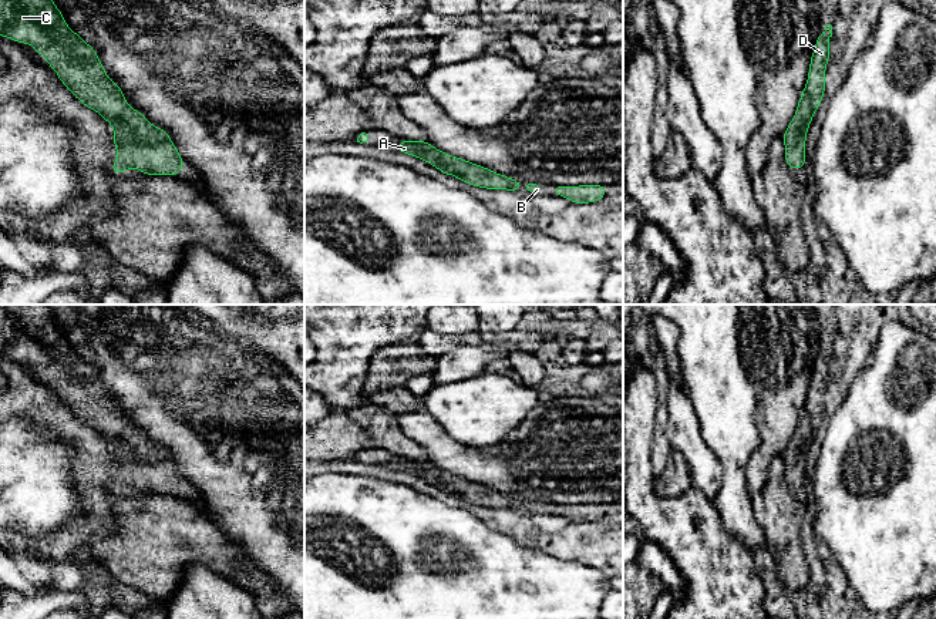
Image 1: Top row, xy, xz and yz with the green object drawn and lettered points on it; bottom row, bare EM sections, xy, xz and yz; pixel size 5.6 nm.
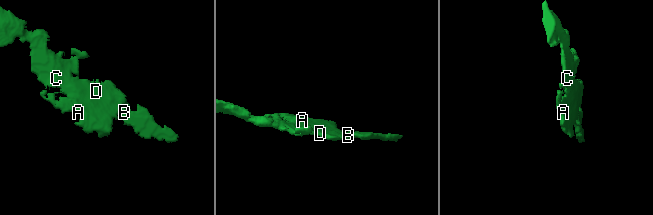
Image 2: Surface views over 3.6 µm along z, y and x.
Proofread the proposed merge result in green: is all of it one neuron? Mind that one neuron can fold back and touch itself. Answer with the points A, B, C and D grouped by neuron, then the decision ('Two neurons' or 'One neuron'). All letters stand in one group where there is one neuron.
Groups: A B C D. One neuron

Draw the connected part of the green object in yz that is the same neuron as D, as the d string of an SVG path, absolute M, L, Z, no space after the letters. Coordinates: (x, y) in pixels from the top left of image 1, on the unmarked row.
M826 343L825 350L819 351L818 359L815 360L808 398L804 411L799 414L797 431L782 453L785 481L789 488L804 488L805 485L807 451L825 411L825 388L826 381L831 377L828 360L831 356L832 344Z

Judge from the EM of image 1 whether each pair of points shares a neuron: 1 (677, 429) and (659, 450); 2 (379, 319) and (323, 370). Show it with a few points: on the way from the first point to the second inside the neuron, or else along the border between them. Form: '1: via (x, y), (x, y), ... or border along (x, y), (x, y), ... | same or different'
1: border along (666, 407), (667, 441), (673, 448) | different
2: via (364, 329), (337, 356) | same

